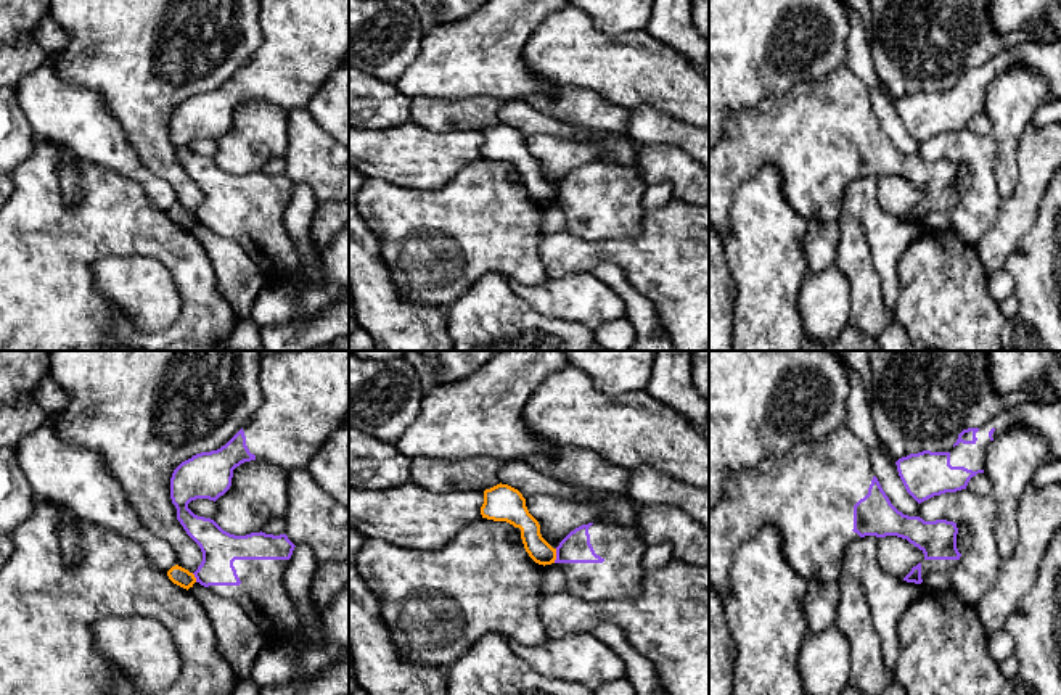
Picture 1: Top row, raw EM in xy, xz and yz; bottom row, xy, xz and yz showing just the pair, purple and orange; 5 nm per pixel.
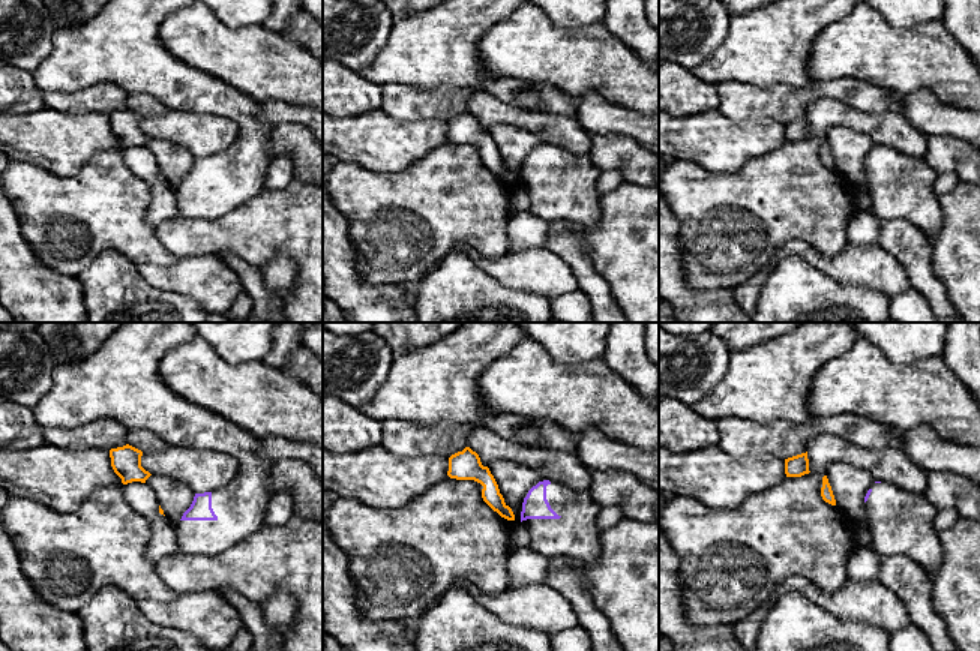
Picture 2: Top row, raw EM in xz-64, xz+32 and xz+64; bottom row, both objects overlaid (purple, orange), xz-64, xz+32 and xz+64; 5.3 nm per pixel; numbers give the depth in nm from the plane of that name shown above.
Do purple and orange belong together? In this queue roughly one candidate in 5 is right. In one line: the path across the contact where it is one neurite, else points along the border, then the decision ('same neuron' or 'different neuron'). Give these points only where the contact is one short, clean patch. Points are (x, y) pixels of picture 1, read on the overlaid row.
border xz (557, 549), (553, 562); different neuron

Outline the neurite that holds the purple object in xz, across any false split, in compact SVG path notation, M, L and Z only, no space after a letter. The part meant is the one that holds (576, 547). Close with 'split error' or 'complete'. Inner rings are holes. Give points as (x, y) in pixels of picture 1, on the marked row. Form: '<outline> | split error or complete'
M638 518L630 524L588 523L571 531L556 547L555 563L564 573L564 592L585 602L632 598L641 589L648 544L640 537Z | split error

